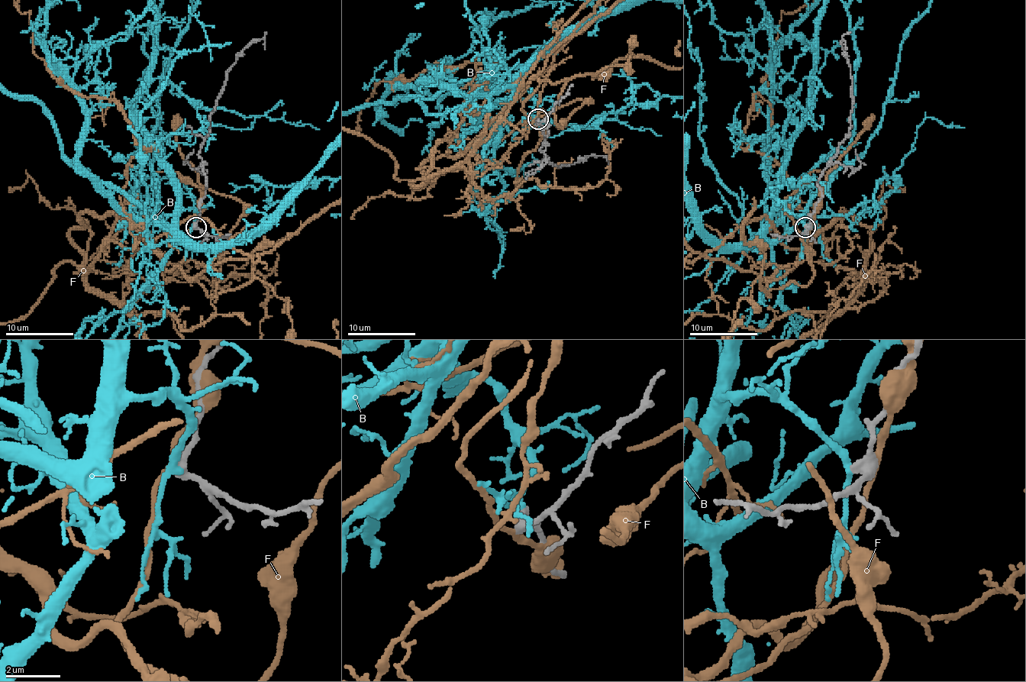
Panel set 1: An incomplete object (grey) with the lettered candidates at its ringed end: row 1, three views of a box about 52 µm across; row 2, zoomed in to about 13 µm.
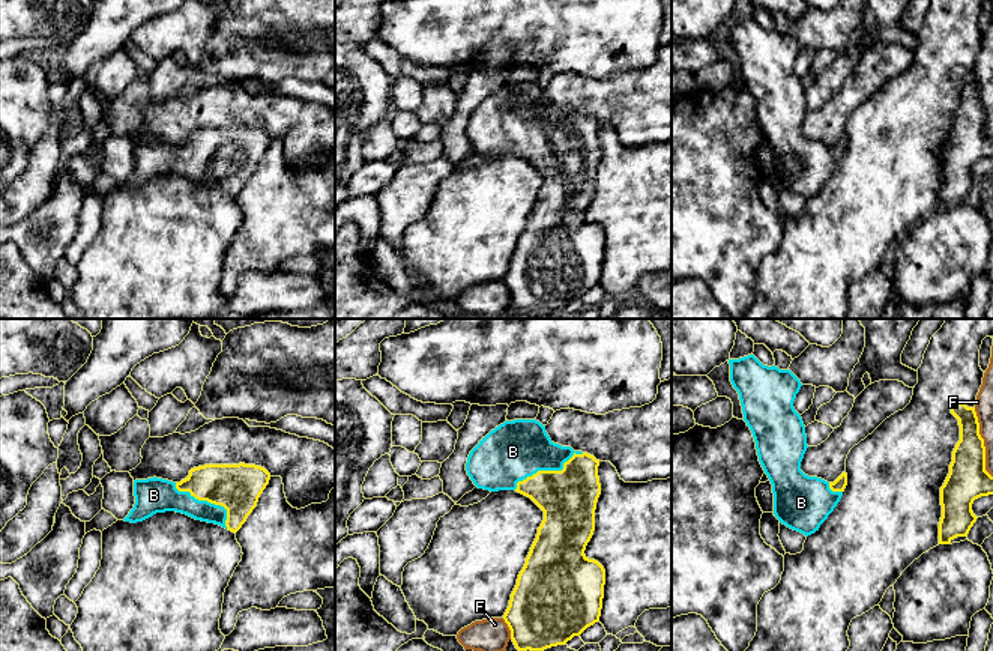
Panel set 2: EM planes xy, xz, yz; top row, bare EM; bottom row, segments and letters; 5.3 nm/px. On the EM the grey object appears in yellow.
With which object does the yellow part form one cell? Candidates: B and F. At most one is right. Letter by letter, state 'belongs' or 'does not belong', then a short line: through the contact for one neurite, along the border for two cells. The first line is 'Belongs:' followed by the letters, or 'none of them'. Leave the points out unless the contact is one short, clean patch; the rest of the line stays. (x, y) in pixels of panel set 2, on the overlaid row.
Belongs: B
B: belongs
F: does not belong

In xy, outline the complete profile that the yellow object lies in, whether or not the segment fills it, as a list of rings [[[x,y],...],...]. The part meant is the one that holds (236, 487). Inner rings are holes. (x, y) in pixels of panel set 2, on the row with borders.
[[[245,463],[198,466],[180,483],[156,477],[135,480],[135,504],[123,520],[137,523],[156,513],[176,511],[236,534],[269,480],[264,468]]]

